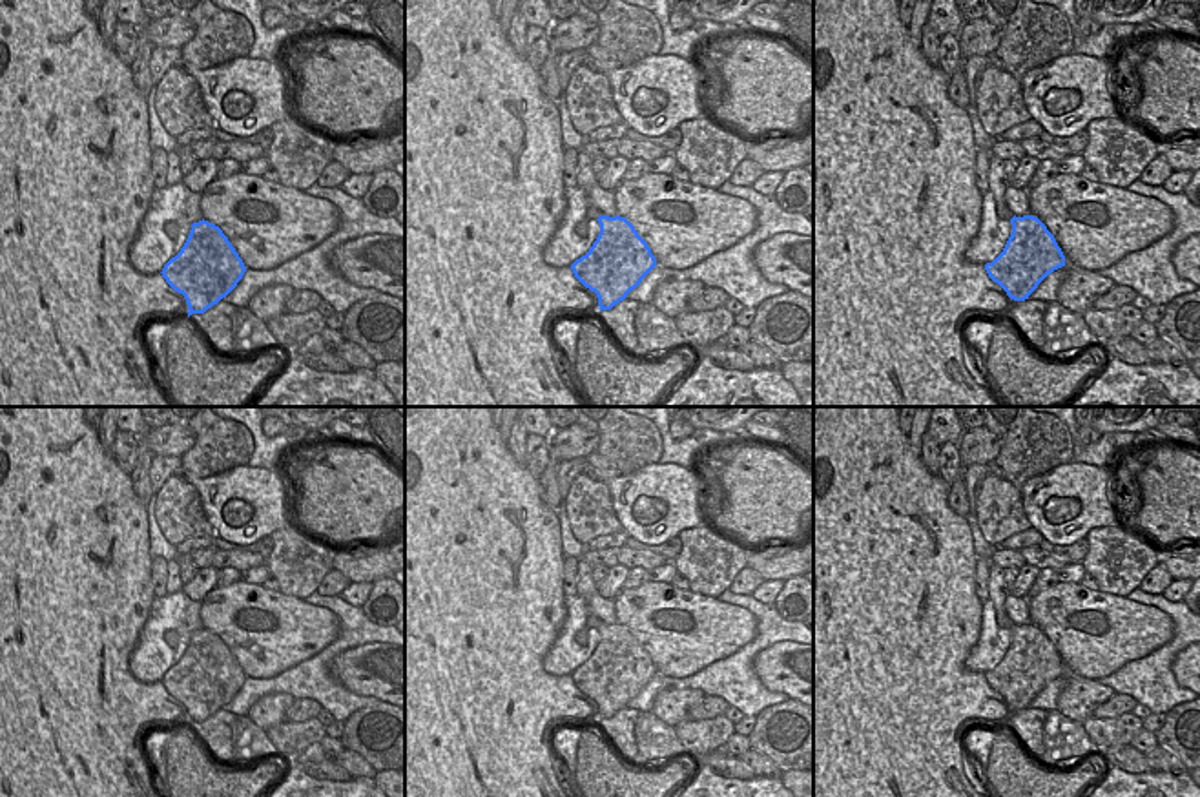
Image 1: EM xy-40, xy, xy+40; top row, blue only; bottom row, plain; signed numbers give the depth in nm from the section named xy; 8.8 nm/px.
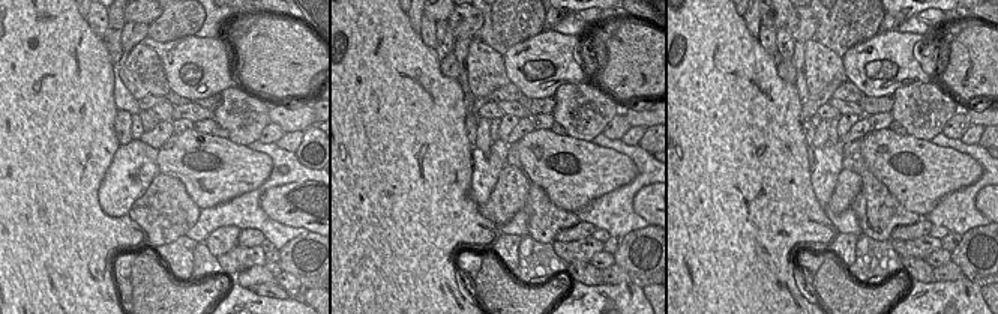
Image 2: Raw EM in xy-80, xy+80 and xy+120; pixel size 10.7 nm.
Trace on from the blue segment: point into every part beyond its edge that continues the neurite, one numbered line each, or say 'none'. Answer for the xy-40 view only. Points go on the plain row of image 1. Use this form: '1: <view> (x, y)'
none.

